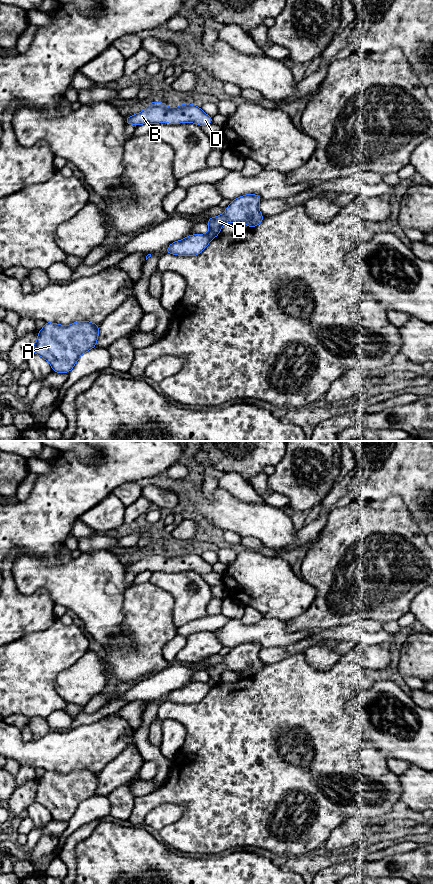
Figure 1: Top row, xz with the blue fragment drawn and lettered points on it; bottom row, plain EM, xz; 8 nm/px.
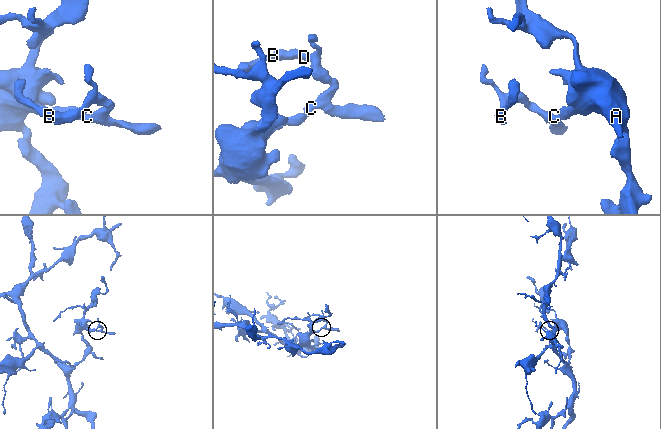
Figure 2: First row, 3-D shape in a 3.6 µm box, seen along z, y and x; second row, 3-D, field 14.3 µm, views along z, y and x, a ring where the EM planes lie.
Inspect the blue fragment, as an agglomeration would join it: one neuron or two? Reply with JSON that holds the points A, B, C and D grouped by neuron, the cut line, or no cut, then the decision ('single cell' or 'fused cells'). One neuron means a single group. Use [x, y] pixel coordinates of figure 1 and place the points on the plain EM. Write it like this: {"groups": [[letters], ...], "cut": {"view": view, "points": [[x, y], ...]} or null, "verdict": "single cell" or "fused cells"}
{"groups": [["A"], ["B", "C", "D"]], "cut": {"view": "xz", "points": [[207, 682], [211, 686]]}, "verdict": "fused cells"}

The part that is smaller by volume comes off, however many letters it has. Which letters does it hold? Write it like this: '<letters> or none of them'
B, C, D

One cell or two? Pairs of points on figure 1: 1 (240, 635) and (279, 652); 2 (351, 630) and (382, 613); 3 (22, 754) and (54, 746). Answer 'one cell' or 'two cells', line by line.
1: two cells
2: two cells
3: one cell

